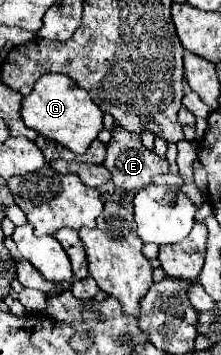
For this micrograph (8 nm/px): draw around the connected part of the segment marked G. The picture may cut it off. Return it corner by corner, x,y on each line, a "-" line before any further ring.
66,74
42,76
34,84
34,90
28,96
24,96
20,114
28,128
66,146
74,154
84,154
102,130
102,110
92,102
90,94
86,90
80,90
74,84
74,80

